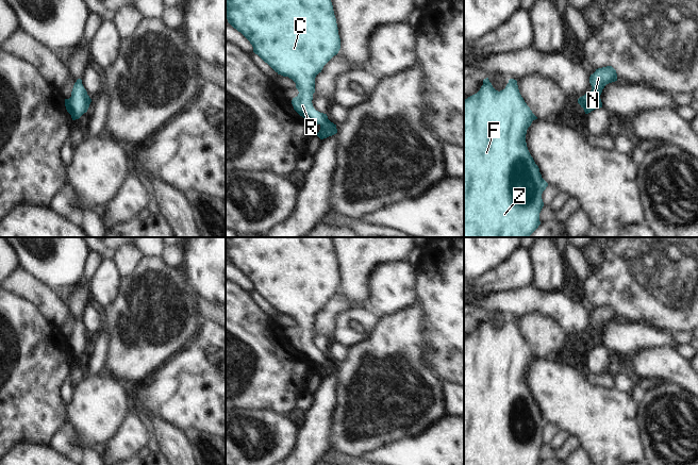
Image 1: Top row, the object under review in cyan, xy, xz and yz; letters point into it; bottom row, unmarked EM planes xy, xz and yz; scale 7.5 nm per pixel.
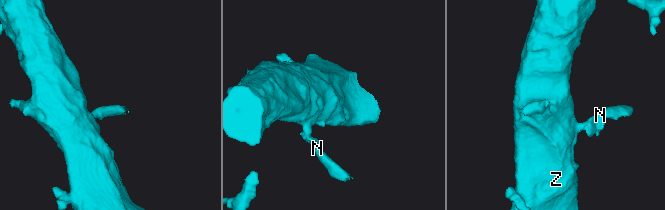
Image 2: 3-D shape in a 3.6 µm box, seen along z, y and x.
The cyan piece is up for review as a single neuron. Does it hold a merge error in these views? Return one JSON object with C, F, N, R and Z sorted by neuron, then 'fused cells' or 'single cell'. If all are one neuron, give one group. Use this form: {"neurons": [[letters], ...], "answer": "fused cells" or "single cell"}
{"neurons": [["C", "F", "N", "R", "Z"]], "answer": "single cell"}

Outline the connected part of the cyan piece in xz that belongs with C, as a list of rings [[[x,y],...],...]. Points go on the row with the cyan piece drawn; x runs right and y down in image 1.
[[[226,0],[226,18],[250,41],[255,54],[278,74],[288,77],[296,83],[299,94],[293,98],[292,104],[300,116],[320,126],[317,136],[323,139],[336,134],[336,124],[328,119],[327,114],[316,111],[312,103],[316,76],[340,49],[340,38],[331,0]]]

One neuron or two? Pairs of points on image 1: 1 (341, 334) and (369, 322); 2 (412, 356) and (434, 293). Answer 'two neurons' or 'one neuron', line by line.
1: one neuron
2: two neurons

